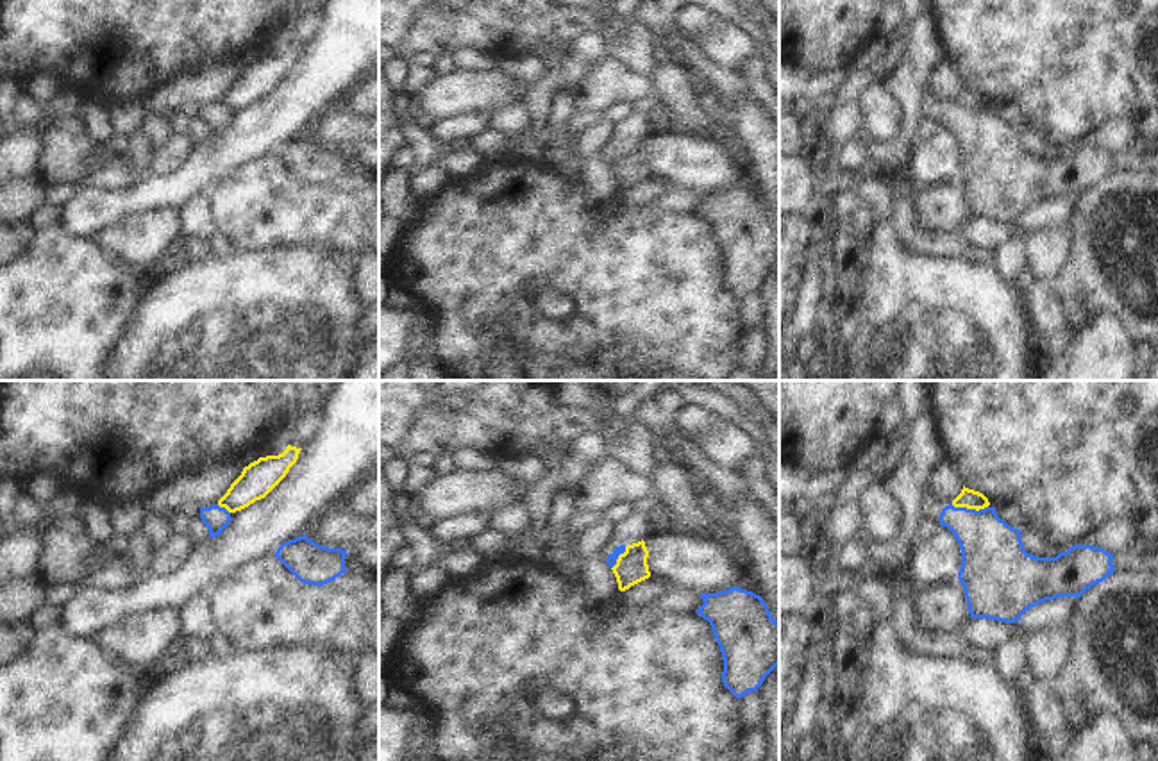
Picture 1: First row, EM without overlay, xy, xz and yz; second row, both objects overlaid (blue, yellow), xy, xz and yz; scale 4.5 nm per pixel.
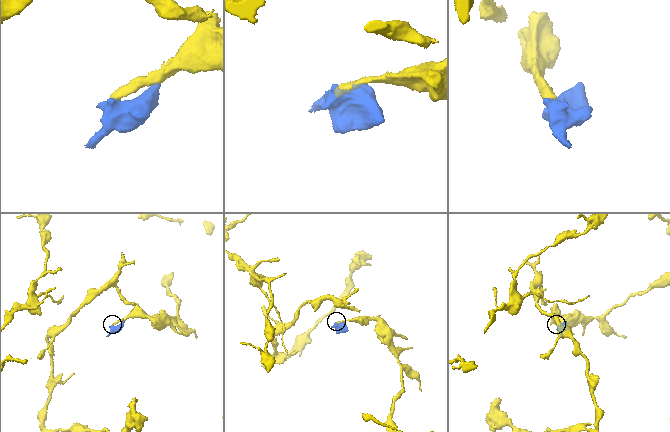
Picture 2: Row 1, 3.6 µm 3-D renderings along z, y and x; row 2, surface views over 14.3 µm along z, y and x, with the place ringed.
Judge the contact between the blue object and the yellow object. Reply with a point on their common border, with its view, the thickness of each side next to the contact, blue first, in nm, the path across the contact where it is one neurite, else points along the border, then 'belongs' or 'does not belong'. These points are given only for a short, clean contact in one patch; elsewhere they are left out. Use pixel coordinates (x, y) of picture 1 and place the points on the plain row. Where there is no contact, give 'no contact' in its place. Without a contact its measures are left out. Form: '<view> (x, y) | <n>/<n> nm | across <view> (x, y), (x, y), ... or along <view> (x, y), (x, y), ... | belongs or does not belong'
yz (969, 109) | 280/90 nm | along yz (951, 104), (976, 109), (987, 108) | does not belong

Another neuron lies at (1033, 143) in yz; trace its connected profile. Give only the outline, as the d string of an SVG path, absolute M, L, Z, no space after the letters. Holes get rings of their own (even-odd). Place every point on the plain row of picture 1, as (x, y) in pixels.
M1031 129L1022 130L1020 139L1026 152L1036 157L1056 157L1060 152L1067 152L1070 148L1051 145L1044 141L1040 136L1036 136Z

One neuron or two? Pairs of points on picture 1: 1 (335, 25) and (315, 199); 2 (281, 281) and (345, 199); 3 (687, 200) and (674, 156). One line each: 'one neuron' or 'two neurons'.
1: two neurons
2: two neurons
3: two neurons

